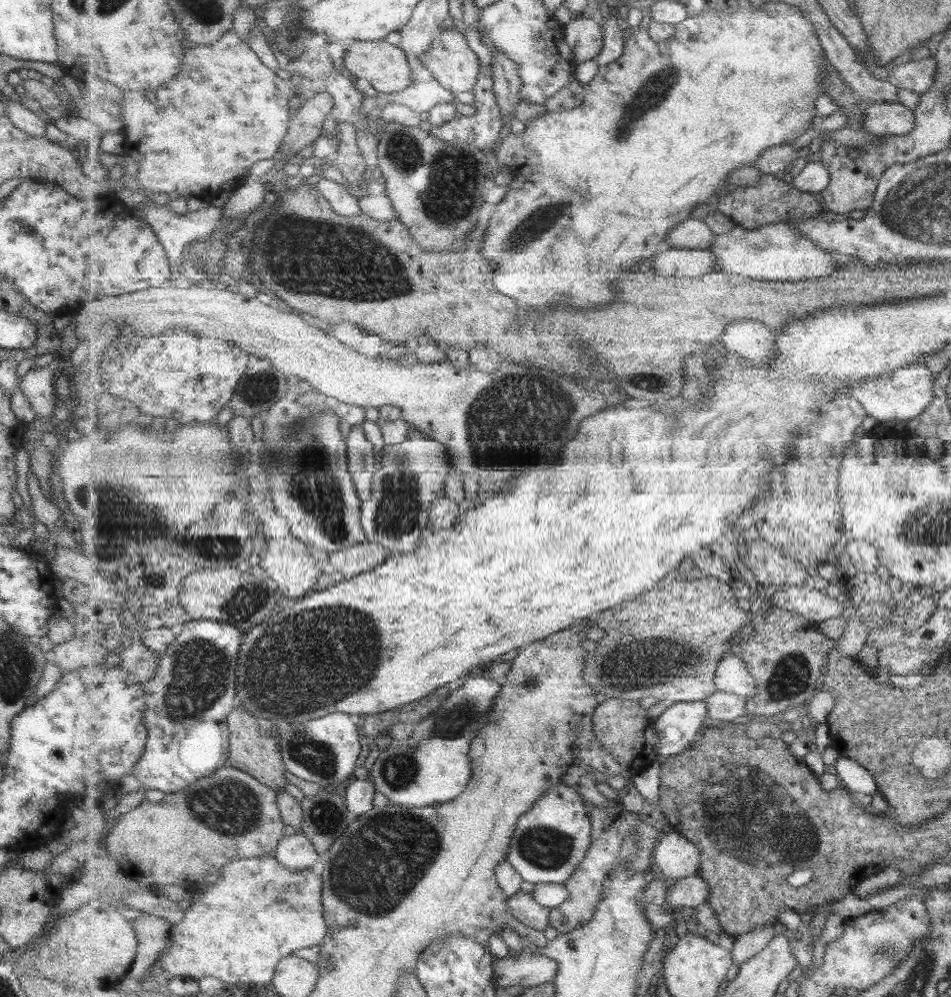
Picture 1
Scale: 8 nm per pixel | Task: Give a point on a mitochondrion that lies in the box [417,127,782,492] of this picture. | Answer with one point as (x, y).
(530, 405)

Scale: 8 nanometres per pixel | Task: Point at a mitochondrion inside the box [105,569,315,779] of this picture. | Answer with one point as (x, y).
(199, 679)

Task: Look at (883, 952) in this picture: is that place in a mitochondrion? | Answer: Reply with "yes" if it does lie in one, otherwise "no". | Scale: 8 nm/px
yes

